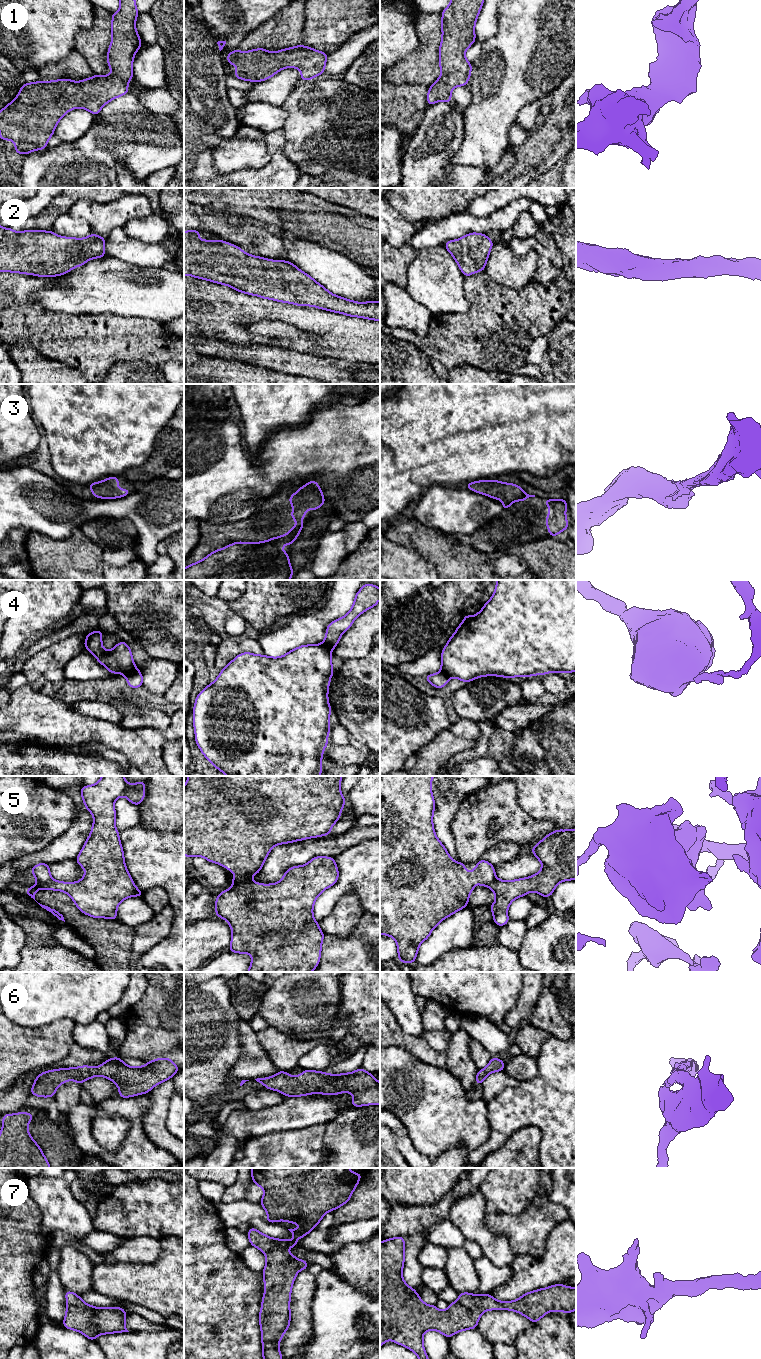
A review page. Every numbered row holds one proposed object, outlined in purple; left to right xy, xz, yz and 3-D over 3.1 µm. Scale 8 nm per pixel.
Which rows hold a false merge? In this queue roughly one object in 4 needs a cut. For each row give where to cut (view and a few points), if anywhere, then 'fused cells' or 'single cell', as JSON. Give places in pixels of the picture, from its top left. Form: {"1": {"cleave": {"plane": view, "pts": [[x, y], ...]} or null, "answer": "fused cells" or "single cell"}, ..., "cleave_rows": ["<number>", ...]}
{"1": {"cleave": null, "answer": "single cell"}, "2": {"cleave": null, "answer": "single cell"}, "3": {"cleave": null, "answer": "single cell"}, "4": {"cleave": {"plane": "xy", "pts": [[136, 668], [125, 675]]}, "answer": "fused cells"}, "5": {"cleave": null, "answer": "single cell"}, "6": {"cleave": null, "answer": "single cell"}, "7": {"cleave": null, "answer": "single cell"}, "cleave_rows": ["4"]}

